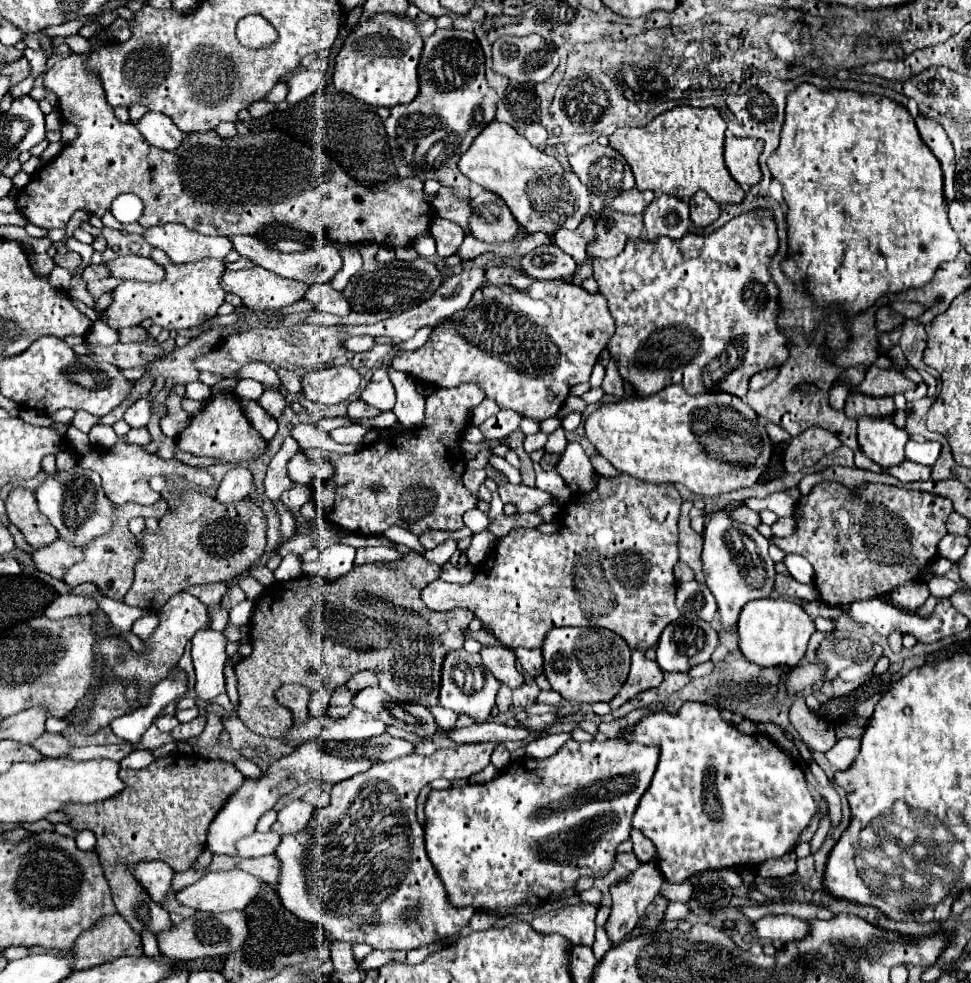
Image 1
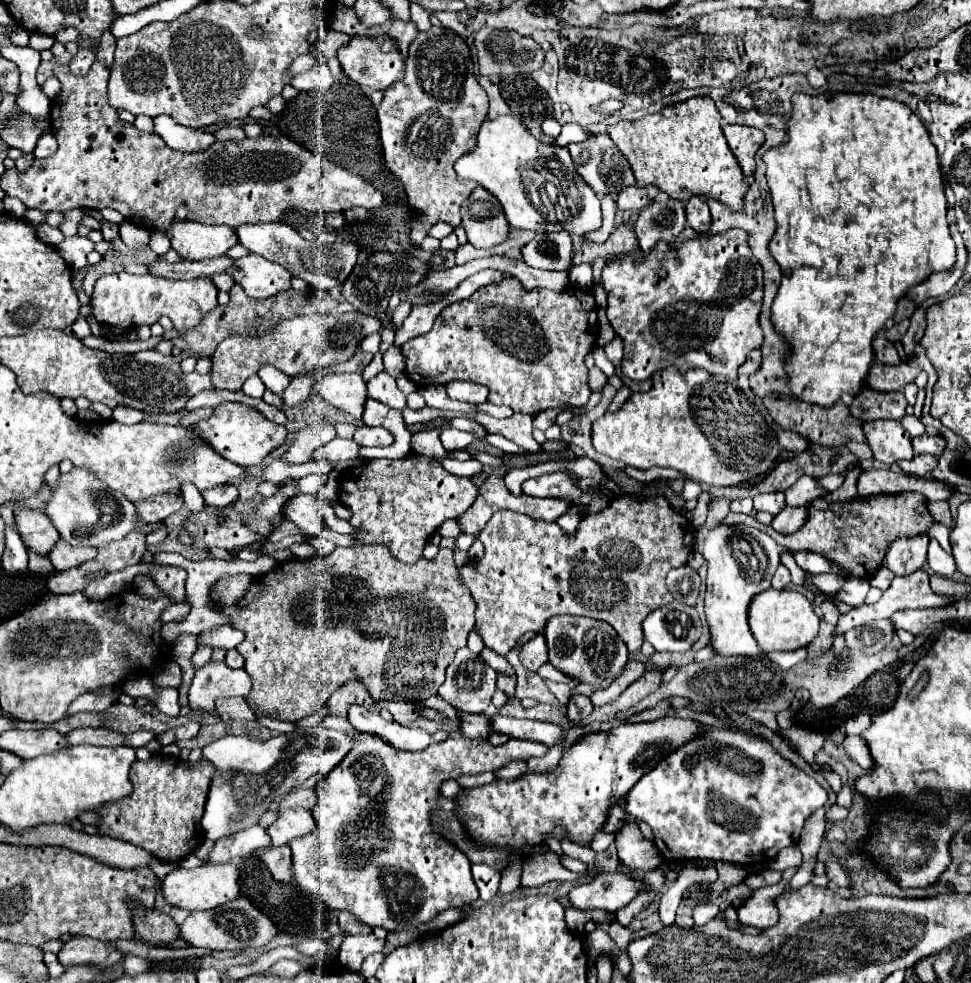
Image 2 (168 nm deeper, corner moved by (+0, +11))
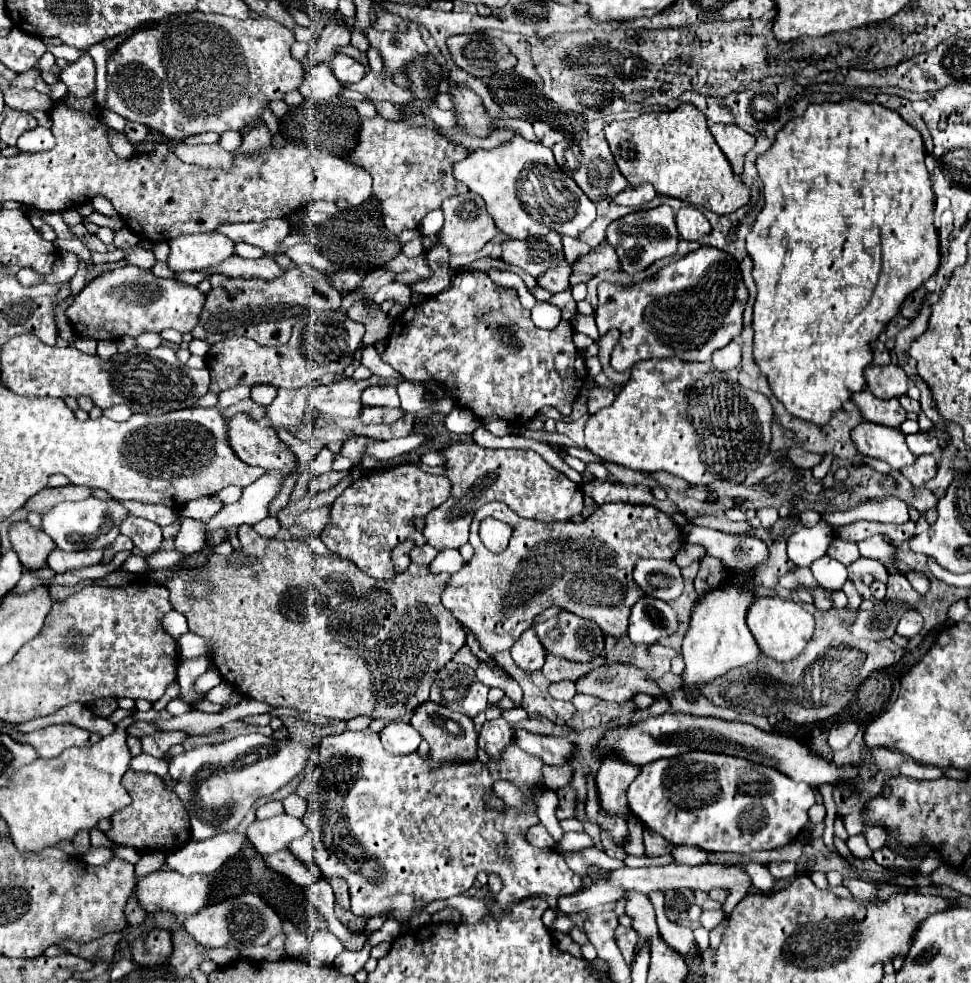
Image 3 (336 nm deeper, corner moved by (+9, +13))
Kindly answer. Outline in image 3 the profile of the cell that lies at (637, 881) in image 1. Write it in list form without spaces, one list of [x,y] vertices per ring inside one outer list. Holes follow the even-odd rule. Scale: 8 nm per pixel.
[[[606,755],[602,761],[602,767],[596,775],[598,795],[602,801],[604,811],[610,815],[628,817],[628,801],[626,791],[628,783],[640,775],[640,767],[632,767],[632,763],[620,763],[620,759],[612,759],[612,755]]]

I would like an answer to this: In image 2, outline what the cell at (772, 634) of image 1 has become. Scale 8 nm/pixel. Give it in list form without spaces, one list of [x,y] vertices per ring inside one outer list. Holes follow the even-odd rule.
[[[767,589],[753,597],[749,605],[749,627],[763,653],[771,651],[793,651],[807,647],[819,631],[819,617],[813,611],[813,603],[801,591],[793,589]]]

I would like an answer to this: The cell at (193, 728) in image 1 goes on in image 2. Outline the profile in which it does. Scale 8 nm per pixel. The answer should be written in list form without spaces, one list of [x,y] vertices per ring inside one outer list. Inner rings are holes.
[[[189,721],[189,723],[181,725],[181,727],[175,727],[175,737],[177,739],[191,739],[191,737],[195,737],[199,733],[199,727],[201,725],[197,721]]]

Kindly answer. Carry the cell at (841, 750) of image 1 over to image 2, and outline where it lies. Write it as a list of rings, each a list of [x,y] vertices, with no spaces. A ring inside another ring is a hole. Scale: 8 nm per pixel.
[[[855,735],[845,737],[843,749],[845,749],[847,757],[849,757],[853,763],[857,763],[863,771],[869,771],[869,769],[871,769],[871,763],[873,763],[873,761],[871,761],[871,753],[869,753],[869,749],[867,749],[867,743],[865,743],[861,737],[855,737]]]

